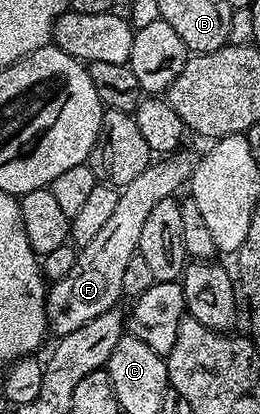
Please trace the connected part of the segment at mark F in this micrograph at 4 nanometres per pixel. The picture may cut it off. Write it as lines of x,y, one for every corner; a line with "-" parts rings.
185,149
150,161
147,169
139,172
131,184
120,187
119,204
115,204
115,213
107,219
107,225
91,239
91,244
77,250
75,268
71,268
63,280
48,287
45,315
54,335
75,332
75,328
83,328
87,320
95,320
95,316
114,309
120,303
117,301
122,301
123,272
131,256
139,253
137,245
139,236
143,236
143,220
147,220
159,200
173,198
176,190
184,187
195,172
198,155

